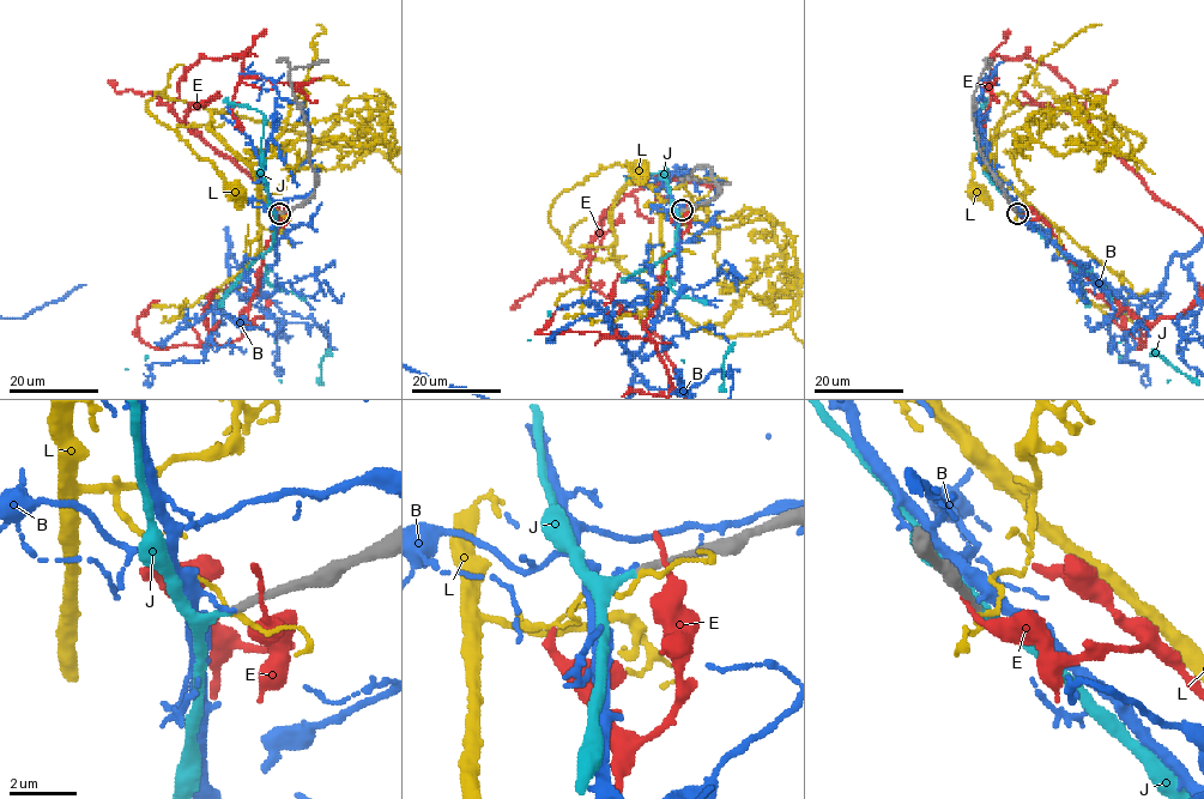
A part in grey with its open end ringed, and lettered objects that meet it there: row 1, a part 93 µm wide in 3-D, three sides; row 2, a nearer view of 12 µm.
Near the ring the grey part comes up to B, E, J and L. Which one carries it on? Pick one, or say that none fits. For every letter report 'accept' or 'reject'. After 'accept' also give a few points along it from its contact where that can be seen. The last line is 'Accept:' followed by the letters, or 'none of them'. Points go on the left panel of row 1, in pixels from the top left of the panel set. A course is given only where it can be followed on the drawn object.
B: reject
E: reject
J: accept
L: reject
Accept: J

